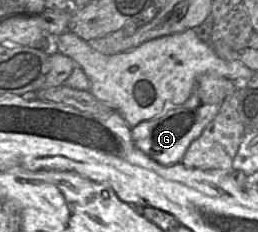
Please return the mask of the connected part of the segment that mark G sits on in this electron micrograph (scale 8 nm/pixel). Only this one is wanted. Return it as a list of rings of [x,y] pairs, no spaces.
[[[215,73],[198,75],[191,96],[183,104],[131,128],[134,144],[161,165],[180,163],[192,141],[200,136],[207,124],[217,115],[224,99],[235,90],[235,83],[226,77]]]

